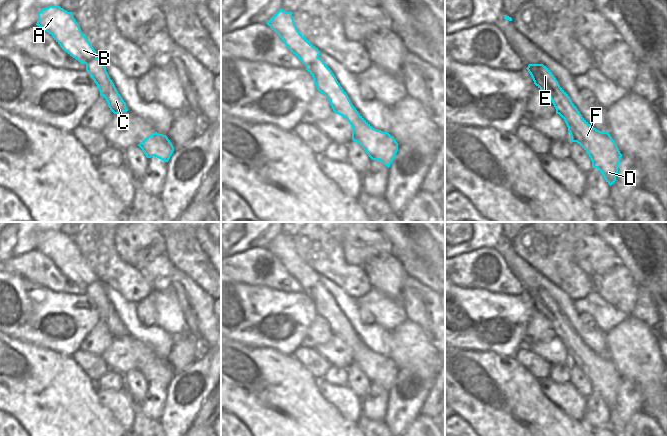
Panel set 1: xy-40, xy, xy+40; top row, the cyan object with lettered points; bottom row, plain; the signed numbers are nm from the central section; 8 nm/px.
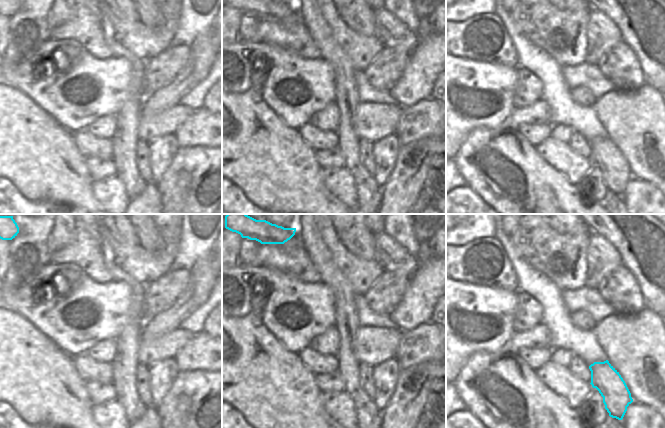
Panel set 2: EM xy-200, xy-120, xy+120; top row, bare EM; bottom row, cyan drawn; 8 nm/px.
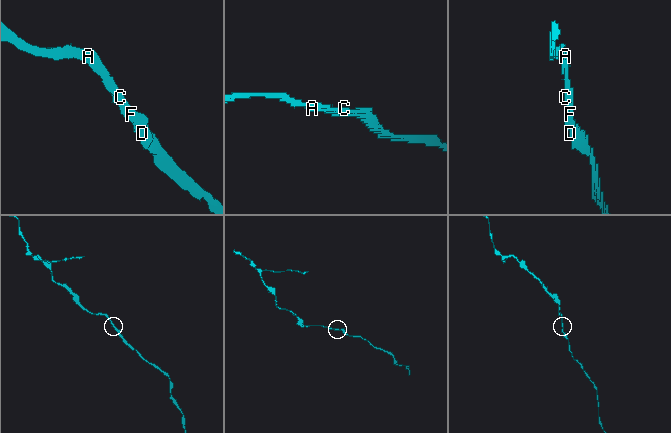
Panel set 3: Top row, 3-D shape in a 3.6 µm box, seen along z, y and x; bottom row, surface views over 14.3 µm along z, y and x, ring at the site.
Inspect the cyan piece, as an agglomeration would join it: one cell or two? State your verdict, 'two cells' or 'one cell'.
one cell

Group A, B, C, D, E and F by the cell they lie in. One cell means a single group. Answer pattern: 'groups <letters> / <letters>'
groups A B C D E F

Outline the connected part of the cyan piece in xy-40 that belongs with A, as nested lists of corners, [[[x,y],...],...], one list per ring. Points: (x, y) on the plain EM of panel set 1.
[[[49,230],[47,232],[43,232],[38,237],[38,245],[36,249],[51,258],[60,271],[70,280],[86,289],[86,295],[96,307],[100,315],[100,320],[103,320],[106,323],[108,331],[114,338],[121,338],[128,335],[126,327],[118,317],[114,307],[106,295],[104,284],[97,281],[98,279],[96,275],[86,260],[82,257],[78,247],[72,239],[72,236],[67,236],[60,230]]]

